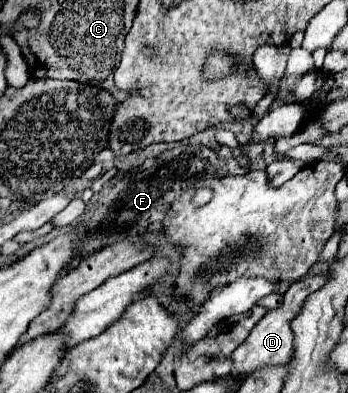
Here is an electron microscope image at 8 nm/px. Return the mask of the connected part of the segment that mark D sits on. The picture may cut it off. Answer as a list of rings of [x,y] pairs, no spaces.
[[[329,272],[327,274],[317,274],[317,276],[305,276],[297,282],[293,282],[285,296],[283,296],[283,302],[279,308],[275,310],[269,310],[265,318],[261,318],[257,322],[257,326],[253,328],[253,332],[249,334],[249,338],[233,352],[233,372],[229,372],[231,376],[247,376],[251,372],[255,372],[257,368],[261,368],[263,364],[287,364],[291,358],[293,358],[293,330],[291,330],[291,322],[293,318],[301,312],[305,300],[309,294],[313,294],[315,290],[323,288],[329,280]]]

